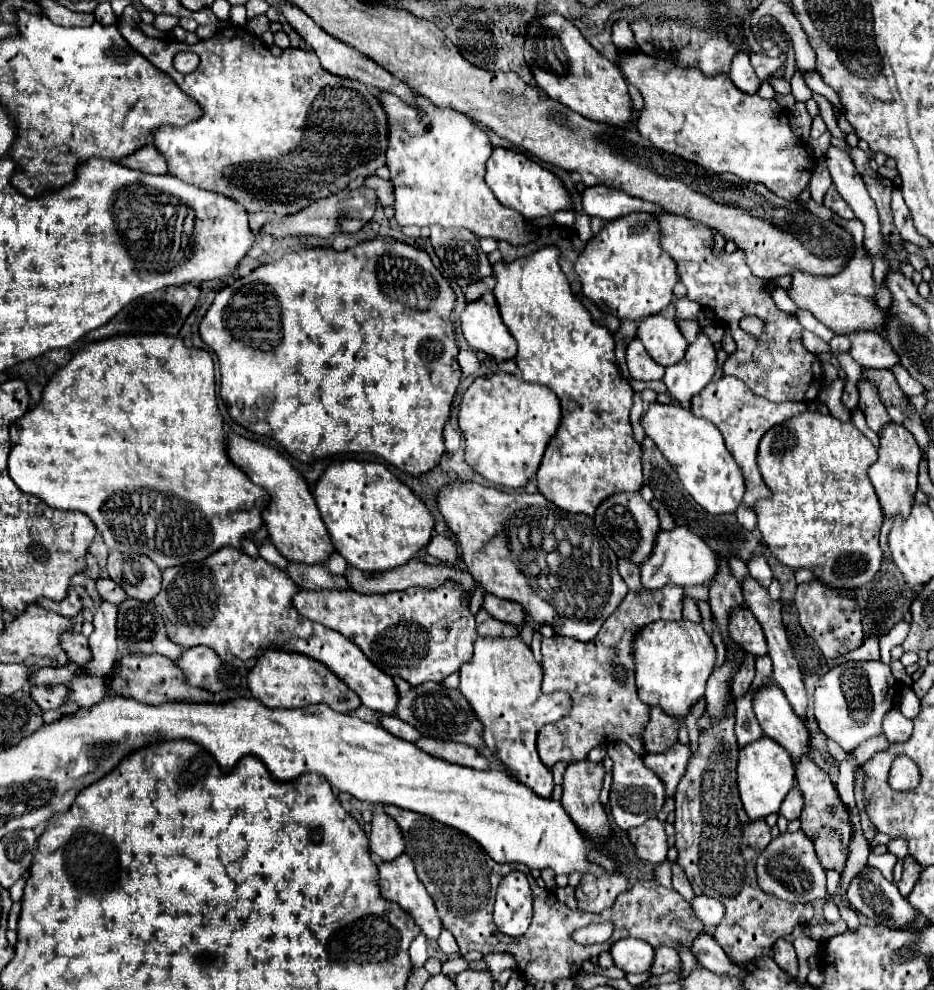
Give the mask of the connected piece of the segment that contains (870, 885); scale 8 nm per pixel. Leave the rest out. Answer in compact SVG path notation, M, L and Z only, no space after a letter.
M864 866L864 868L852 878L846 896L848 896L850 906L852 906L854 910L858 910L858 912L864 914L866 918L872 918L874 922L884 924L884 926L888 926L888 928L898 928L898 930L902 930L902 928L906 928L906 926L916 918L914 908L912 908L912 906L908 904L908 900L898 892L896 884L890 882L890 880L886 880L886 878L882 876L882 872L876 870L876 868L872 868L872 866Z

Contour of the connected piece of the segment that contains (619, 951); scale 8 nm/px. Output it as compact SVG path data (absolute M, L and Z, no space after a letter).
M618 940L610 952L614 966L624 970L626 974L648 972L654 962L654 948L650 944L644 944L644 940Z

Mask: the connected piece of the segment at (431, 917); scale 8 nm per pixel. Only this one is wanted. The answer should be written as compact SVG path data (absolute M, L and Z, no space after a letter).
M400 854L398 858L394 858L390 862L380 862L378 870L380 870L380 892L382 892L382 896L386 900L390 900L390 902L396 902L402 910L406 910L416 920L416 924L422 928L422 932L426 934L428 940L436 940L438 934L440 934L442 922L440 922L438 914L436 914L432 898L428 896L424 884L416 876L416 870L414 870L414 864L412 864L410 856Z

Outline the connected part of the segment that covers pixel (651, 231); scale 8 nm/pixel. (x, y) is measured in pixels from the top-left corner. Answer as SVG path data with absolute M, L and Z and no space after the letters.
M632 212L608 222L576 260L582 292L620 320L642 320L662 312L672 302L672 288L678 282L678 274L676 262L662 250L660 240L662 232L654 214Z

